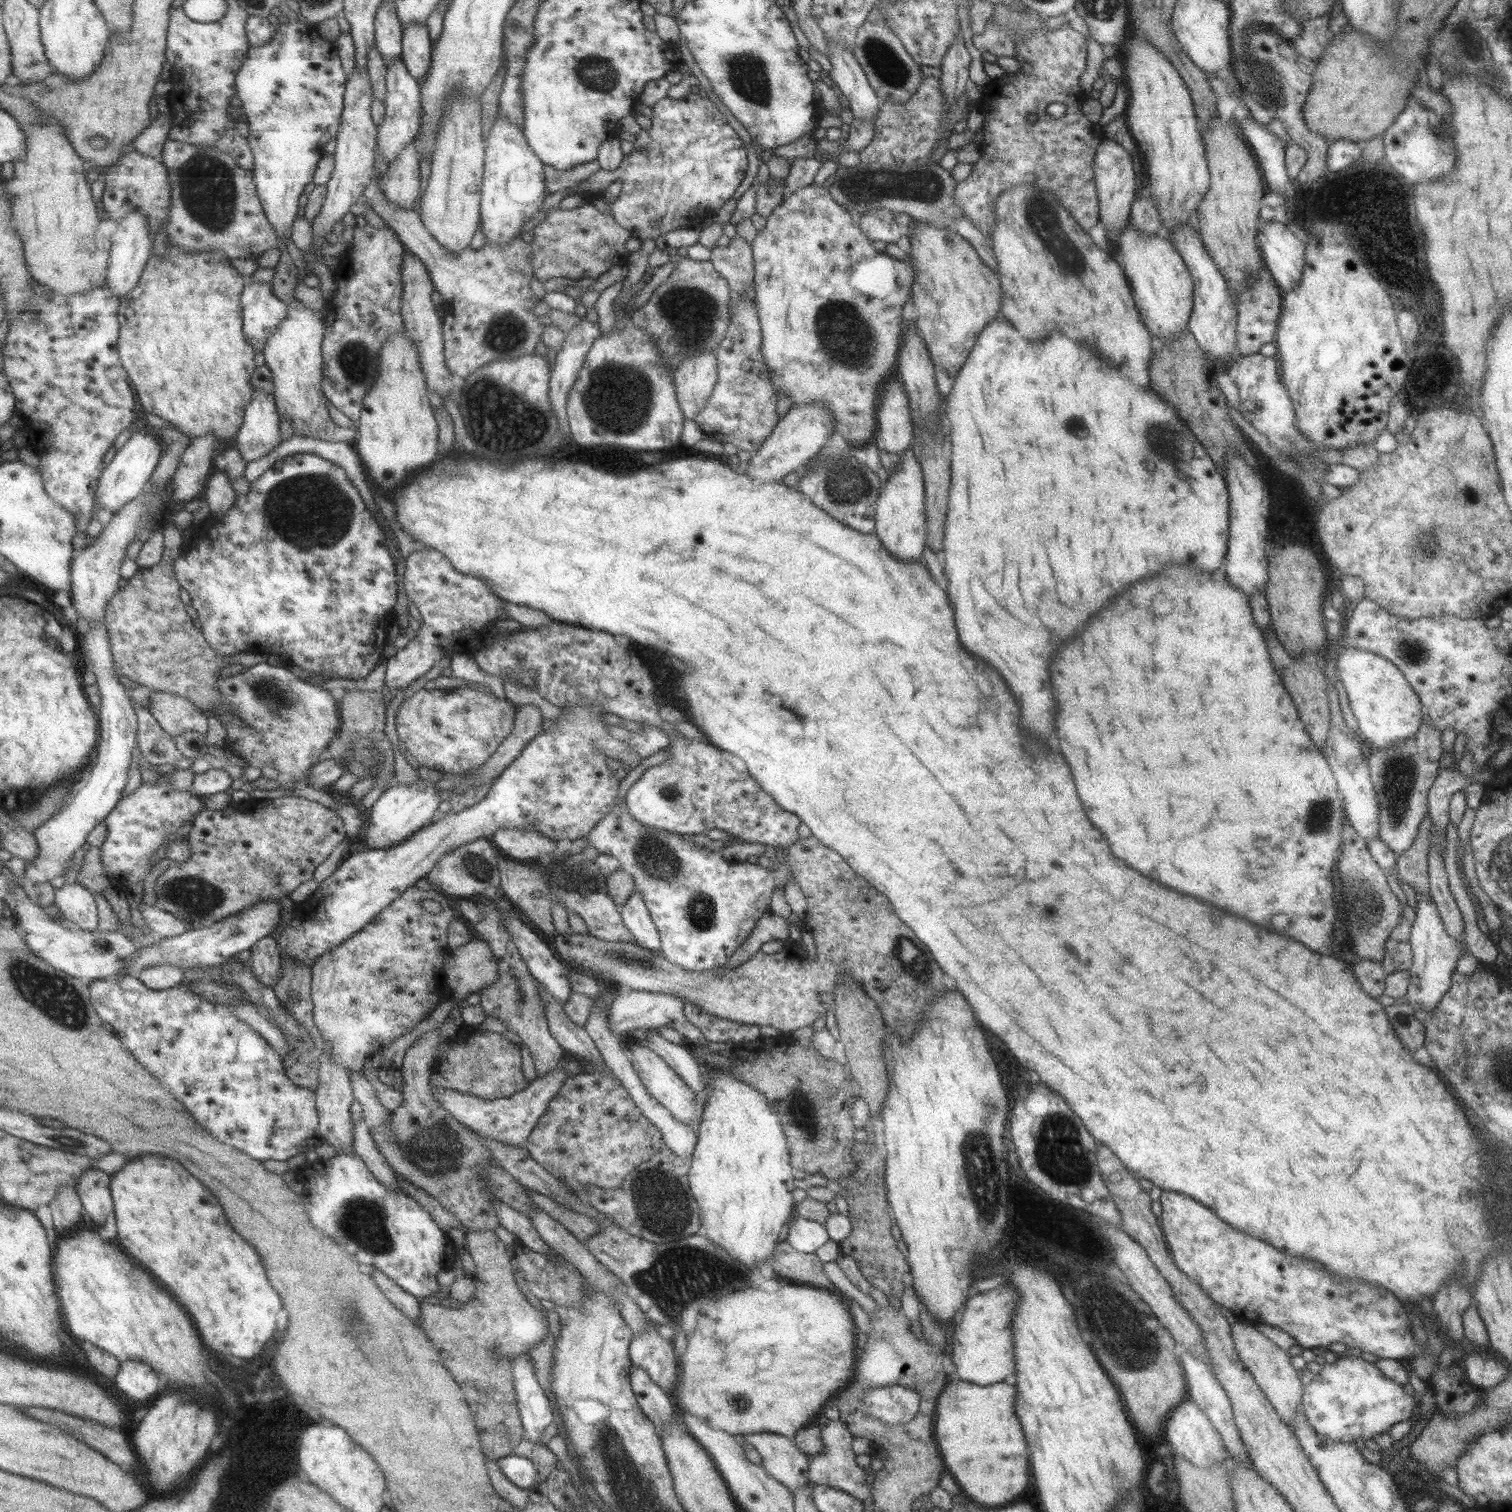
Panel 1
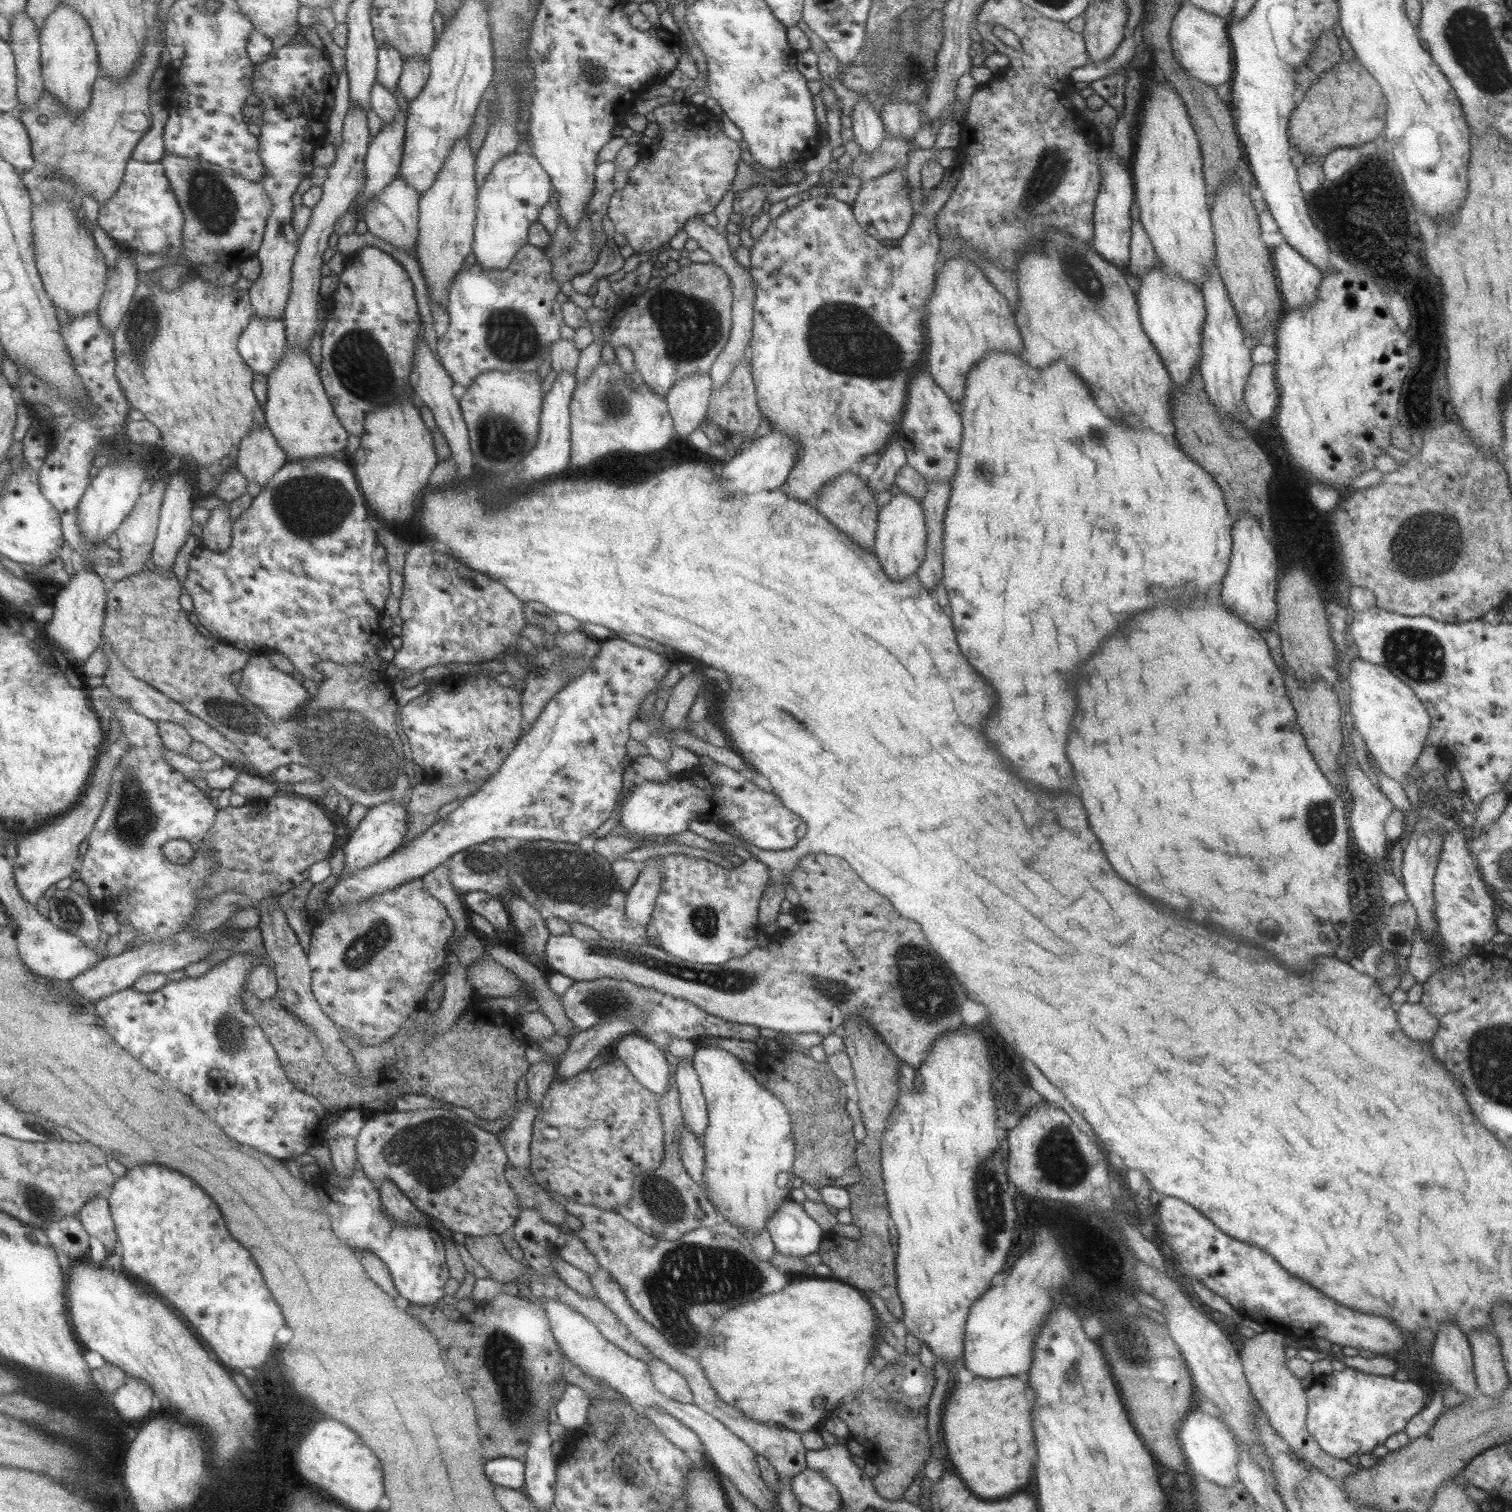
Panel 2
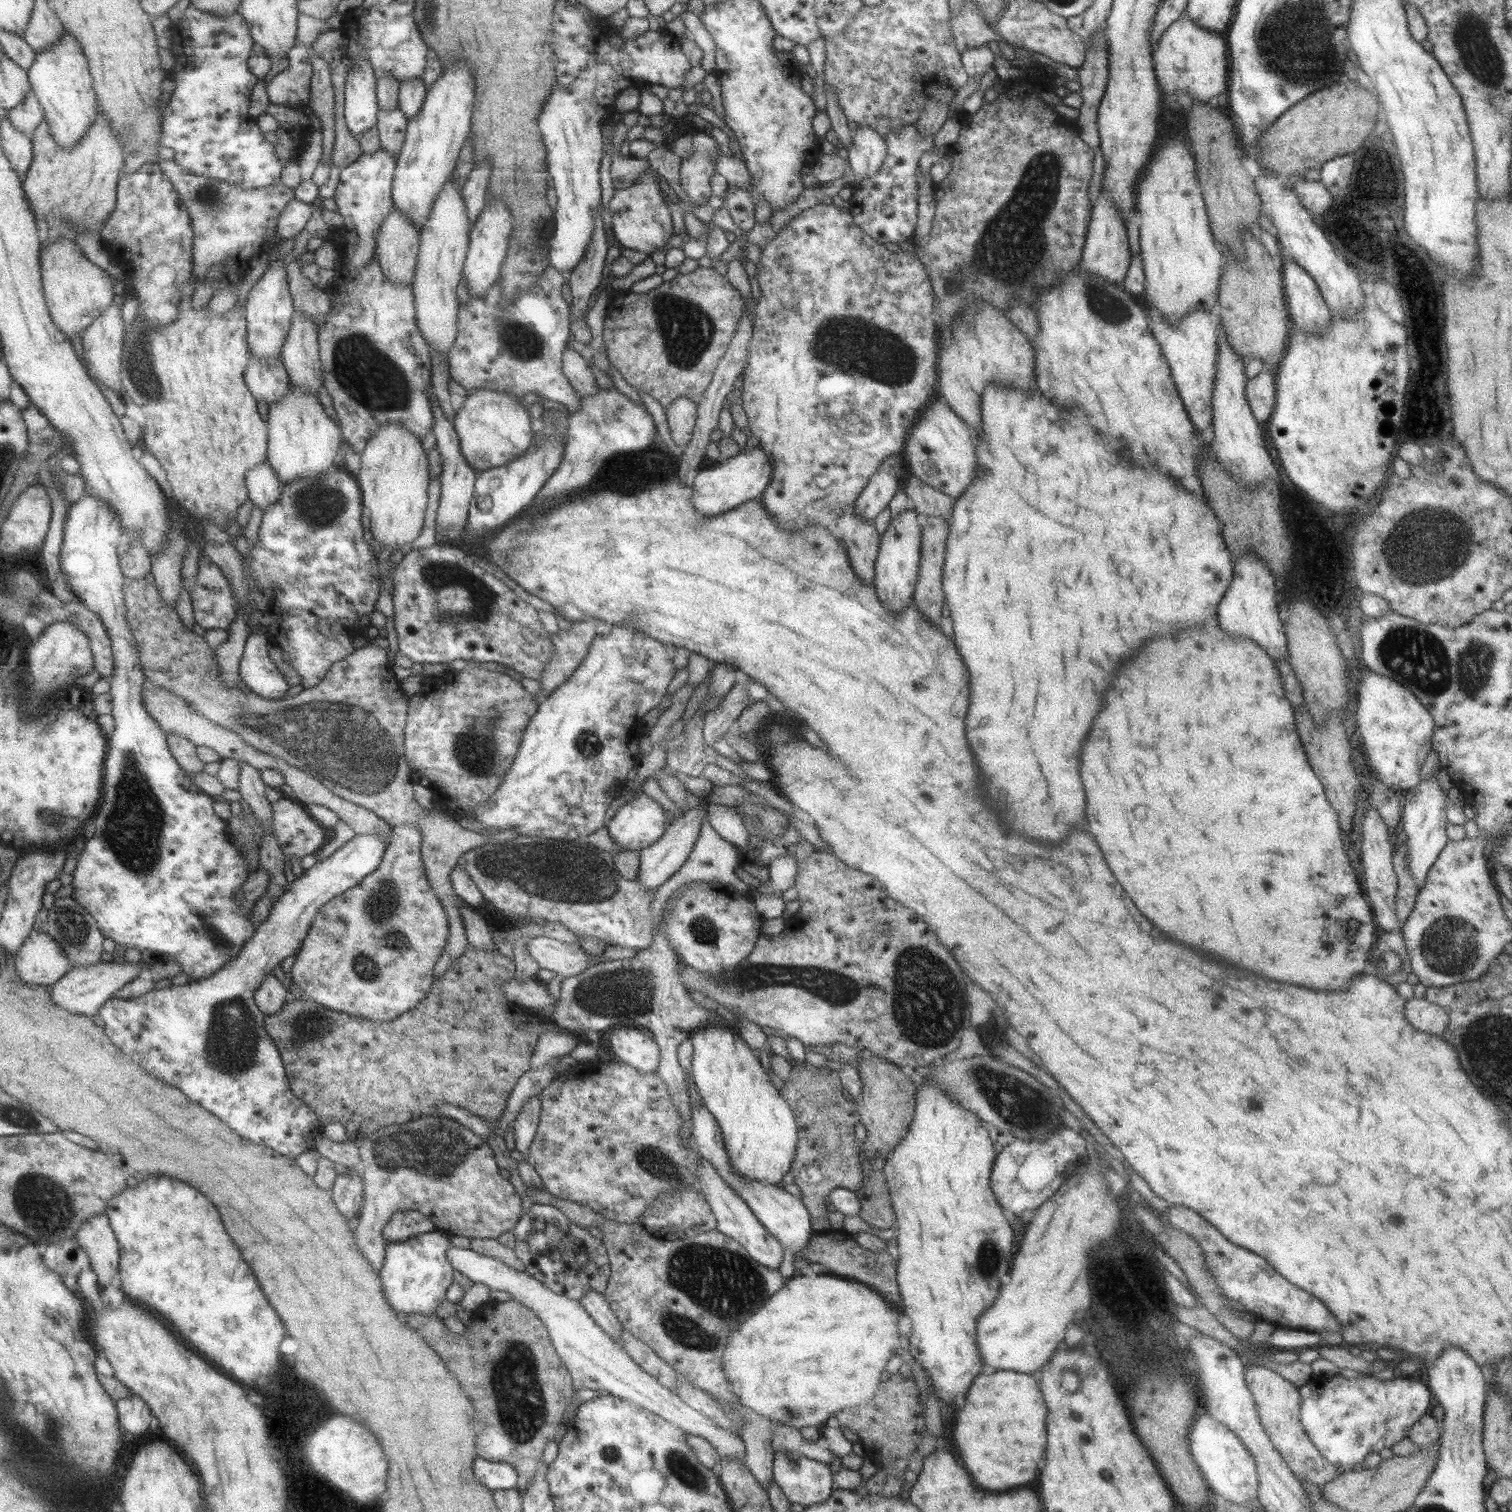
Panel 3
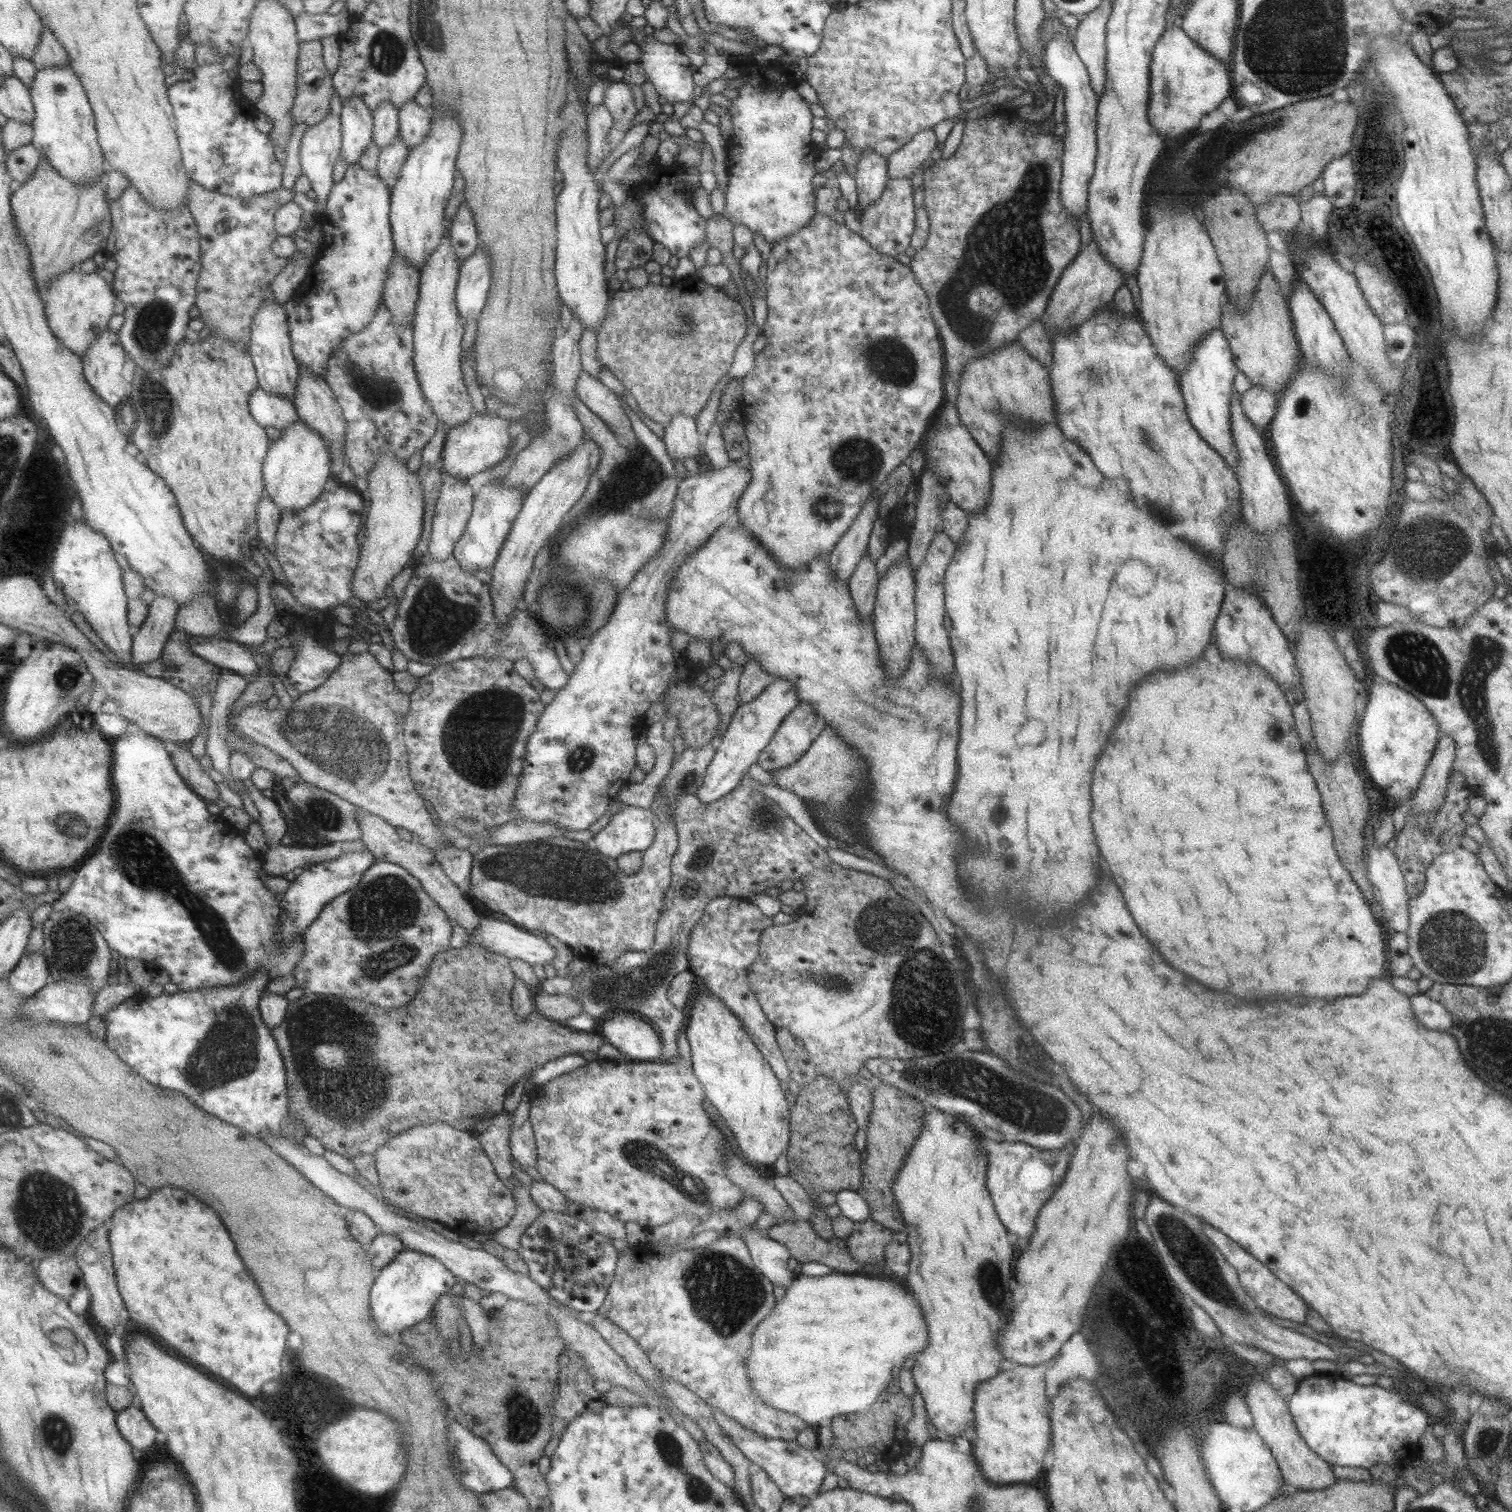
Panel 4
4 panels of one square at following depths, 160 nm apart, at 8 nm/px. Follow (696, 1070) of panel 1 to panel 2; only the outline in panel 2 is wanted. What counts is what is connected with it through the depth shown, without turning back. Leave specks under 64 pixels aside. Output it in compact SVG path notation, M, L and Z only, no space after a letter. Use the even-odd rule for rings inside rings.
M677 1058L679 1063L674 1068L676 1085L679 1093L678 1105L682 1111L684 1126L697 1135L700 1143L704 1142L703 1134L708 1125L706 1100L701 1092L697 1073L692 1061Z

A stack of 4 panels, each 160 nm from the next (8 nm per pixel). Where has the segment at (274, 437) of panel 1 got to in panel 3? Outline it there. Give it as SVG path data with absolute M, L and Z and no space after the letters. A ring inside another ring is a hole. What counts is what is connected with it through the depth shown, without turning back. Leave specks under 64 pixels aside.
M267 458L263 463L247 469L247 496L253 507L267 510L281 497L281 485L271 471Z

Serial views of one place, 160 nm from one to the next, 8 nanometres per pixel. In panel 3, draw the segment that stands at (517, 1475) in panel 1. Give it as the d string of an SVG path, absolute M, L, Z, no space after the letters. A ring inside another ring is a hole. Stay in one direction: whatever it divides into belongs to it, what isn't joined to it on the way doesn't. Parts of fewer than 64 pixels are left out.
M475 1456L472 1462L474 1479L491 1491L515 1489L517 1473L504 1462L491 1462Z

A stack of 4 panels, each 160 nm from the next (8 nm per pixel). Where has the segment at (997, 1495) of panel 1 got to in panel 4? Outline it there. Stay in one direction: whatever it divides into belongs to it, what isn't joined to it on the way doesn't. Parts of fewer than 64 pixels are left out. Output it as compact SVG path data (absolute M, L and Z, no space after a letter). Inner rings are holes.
M1050 1362L1044 1365L1015 1364L1013 1369L1003 1370L993 1378L977 1385L973 1393L973 1456L981 1472L994 1483L1027 1482L1043 1470L1043 1455L1051 1447L1052 1438L1048 1416L1048 1398L1044 1392L1044 1372Z

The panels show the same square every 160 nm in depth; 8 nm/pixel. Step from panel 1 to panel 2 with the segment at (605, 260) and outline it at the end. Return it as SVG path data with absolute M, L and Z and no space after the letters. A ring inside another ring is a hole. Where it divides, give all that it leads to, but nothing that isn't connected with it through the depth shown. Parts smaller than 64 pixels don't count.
M586 211L574 228L568 228L563 216L558 215L555 232L544 248L552 264L552 277L562 284L578 274L587 272L595 264L599 250L605 249L605 234L594 234Z

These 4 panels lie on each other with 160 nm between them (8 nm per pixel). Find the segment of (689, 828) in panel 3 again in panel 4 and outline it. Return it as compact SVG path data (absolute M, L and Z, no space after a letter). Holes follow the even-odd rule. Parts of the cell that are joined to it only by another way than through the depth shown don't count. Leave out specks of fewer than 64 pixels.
M776 678L758 695L752 702L739 704L734 710L721 742L707 765L704 781L695 792L702 803L721 798L739 786L745 775L756 772L757 757L775 734L781 721L800 703L799 692L796 692L792 682L785 679Z

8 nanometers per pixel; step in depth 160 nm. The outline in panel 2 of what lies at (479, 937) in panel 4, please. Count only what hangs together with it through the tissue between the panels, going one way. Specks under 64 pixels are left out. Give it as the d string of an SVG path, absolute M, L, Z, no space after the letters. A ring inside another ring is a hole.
M809 853L802 856L799 862L792 868L790 874L790 884L797 894L799 904L797 906L797 922L799 922L799 930L789 933L785 930L774 930L767 934L769 942L763 948L754 947L751 951L737 958L730 958L724 965L699 965L697 963L687 962L680 958L671 956L661 950L655 943L645 944L642 946L623 944L614 944L612 941L599 938L598 941L583 942L577 940L572 935L549 936L545 942L544 960L547 966L561 975L569 977L573 981L591 981L597 978L615 978L615 980L627 980L631 985L641 985L663 994L671 995L672 997L683 998L684 1001L689 1001L698 1006L701 1010L709 1014L718 1016L719 1018L734 1022L737 1024L756 1026L757 1028L770 1028L778 1033L786 1033L793 1036L795 1033L816 1032L821 1034L821 1037L835 1032L841 1033L841 1028L844 1027L844 1022L850 1016L860 1016L864 1022L868 1022L870 1027L883 1039L883 1043L891 1050L900 1062L904 1062L912 1067L919 1067L925 1060L931 1043L937 1041L941 1035L946 1032L957 1030L959 1026L964 1024L959 1014L959 1000L965 1000L965 988L955 980L953 972L945 966L945 962L937 964L937 953L925 940L920 925L917 922L902 918L888 901L887 898L876 893L870 886L863 882L862 878L841 858L823 853Z

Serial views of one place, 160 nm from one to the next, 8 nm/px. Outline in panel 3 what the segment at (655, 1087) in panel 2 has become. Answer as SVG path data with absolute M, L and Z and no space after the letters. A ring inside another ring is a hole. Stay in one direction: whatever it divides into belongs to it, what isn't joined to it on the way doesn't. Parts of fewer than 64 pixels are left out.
M635 1025L611 1027L609 1051L612 1058L634 1066L640 1073L653 1073L659 1062L658 1047L643 1028Z

